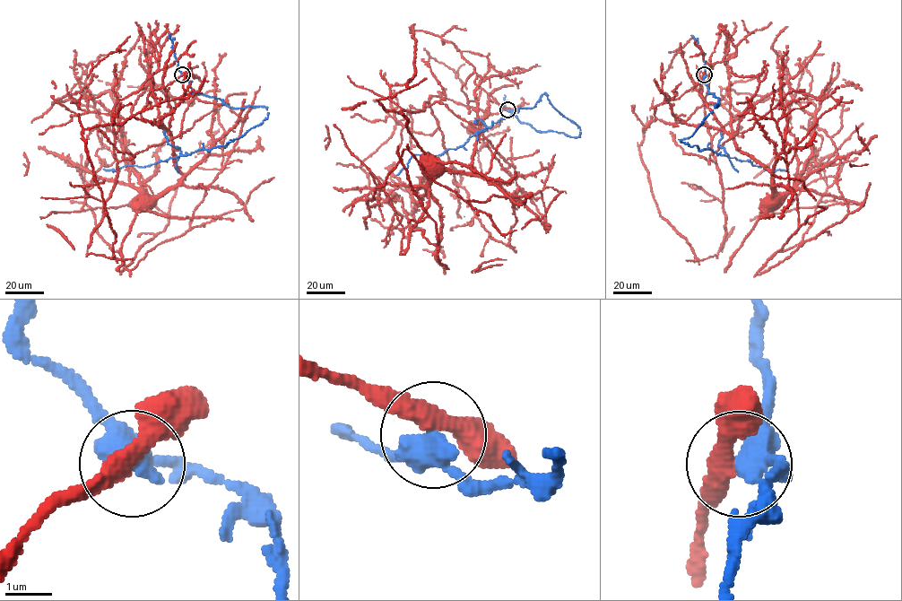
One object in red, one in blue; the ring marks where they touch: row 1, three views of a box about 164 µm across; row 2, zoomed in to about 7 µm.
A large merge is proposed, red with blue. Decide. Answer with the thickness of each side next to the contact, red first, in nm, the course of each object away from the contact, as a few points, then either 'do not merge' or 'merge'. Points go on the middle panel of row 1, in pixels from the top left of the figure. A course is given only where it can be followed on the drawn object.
380 nm thick on the red side, 440 nm on the other; red runs (507, 108), (488, 57), (411, 26), (414, 74), (377, 100), (478, 130), (474, 173), (443, 170); blue runs (507, 109), (537, 131), (579, 136), (543, 94), (455, 149), (412, 156), (396, 174); do not merge

